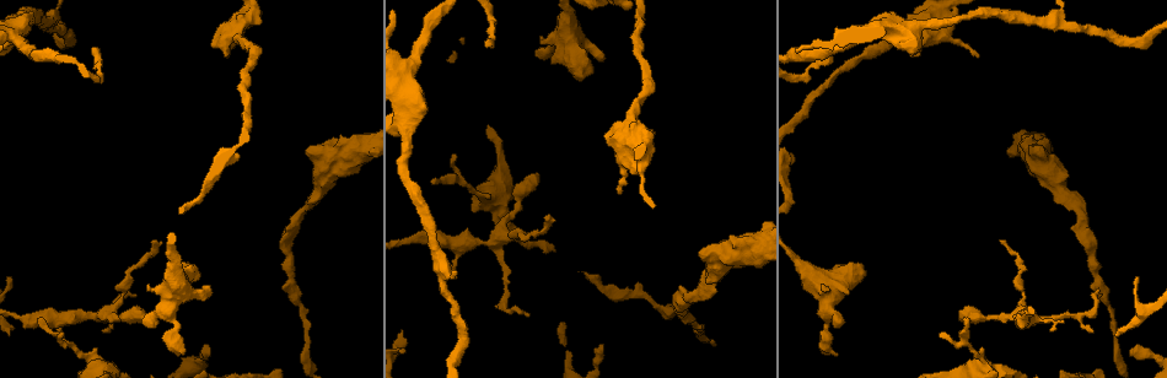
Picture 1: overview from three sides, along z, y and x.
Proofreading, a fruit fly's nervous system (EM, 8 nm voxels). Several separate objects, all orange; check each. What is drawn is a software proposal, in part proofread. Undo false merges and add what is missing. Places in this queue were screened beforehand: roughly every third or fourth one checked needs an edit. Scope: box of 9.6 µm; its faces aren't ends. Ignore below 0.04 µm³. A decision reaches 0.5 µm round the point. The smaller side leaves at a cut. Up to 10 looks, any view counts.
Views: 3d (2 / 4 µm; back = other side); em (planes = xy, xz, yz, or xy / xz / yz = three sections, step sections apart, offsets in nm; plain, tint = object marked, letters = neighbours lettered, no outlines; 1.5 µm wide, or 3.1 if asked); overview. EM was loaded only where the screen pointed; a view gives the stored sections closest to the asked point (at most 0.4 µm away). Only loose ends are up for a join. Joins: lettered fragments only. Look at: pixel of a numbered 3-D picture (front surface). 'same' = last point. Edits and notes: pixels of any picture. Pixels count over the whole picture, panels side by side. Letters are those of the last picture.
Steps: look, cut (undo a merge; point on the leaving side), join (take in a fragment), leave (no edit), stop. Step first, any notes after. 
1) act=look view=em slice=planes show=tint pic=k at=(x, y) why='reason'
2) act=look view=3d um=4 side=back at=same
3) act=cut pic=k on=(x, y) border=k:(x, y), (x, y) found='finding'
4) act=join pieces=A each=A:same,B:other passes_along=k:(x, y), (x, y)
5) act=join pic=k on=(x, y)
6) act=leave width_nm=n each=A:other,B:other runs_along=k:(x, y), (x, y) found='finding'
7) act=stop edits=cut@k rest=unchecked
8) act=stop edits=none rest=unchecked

act=look view=3d um=4 side=back pic=1 at=(317, 193) why='thick turns thin'

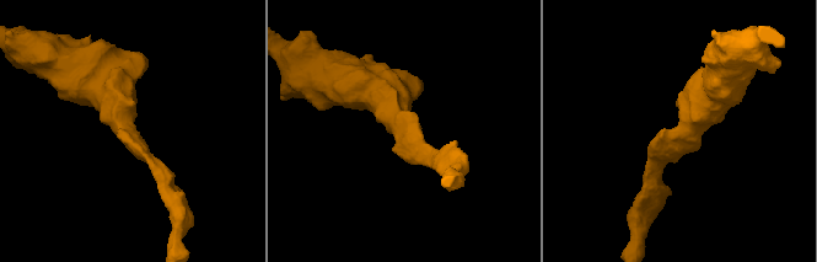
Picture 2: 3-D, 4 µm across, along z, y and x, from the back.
act=look view=em slice=planes show=letters pic=2 at=(684, 134) arm_widths_nm=200,550

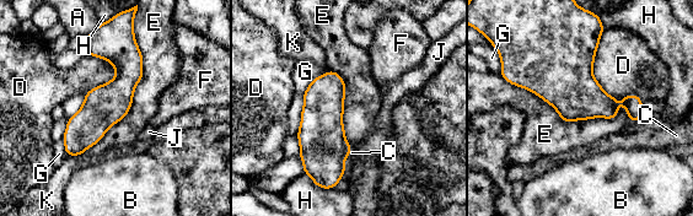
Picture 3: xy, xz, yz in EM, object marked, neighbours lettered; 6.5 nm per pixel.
act=leave width_nm=180 each=A:other,B:other,C:other,D:other,E:other,F:other,G:other,H:other,J:other,K:other runs_along=3:(98, 34), (122, 87), (69, 152) found='continuous, no second neuron'

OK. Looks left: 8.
act=look view=3d um=4 pic=1 at=(176, 352) why='branch stops here'

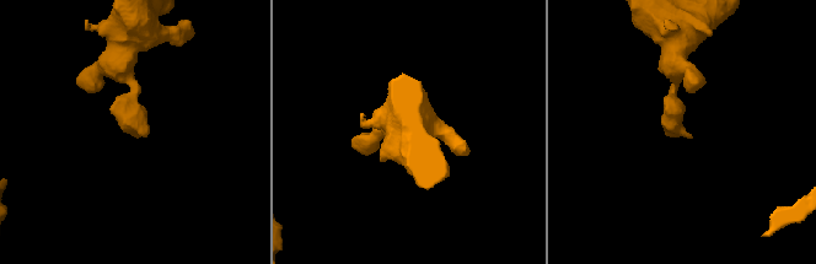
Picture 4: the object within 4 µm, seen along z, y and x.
act=look view=em um=3.1 slice=planes show=letters pic=4 at=(691, 138) why='shape alone is not enough'

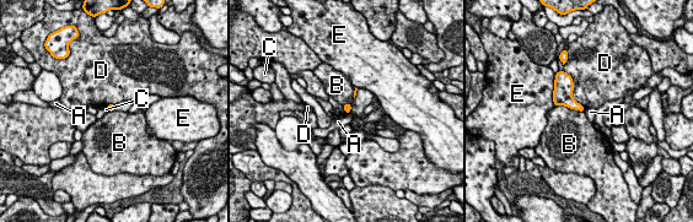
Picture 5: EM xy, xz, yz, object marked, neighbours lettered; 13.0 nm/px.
act=leave each=A:other,B:other,C:other,D:other,E:other border=5:(554, 104), (564, 104), (583, 112) found='none of them fits'

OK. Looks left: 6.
act=look view=em slice=xz step=8 show=tint pic=1 at=(540, 178) why='branch stops here'

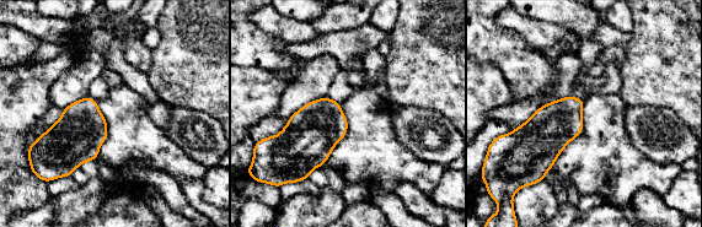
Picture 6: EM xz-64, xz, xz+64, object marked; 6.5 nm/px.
act=look view=em slice=planes show=tint at=same why='another direction'

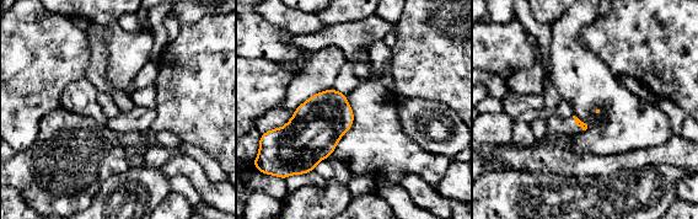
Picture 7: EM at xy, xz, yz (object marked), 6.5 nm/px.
act=look view=em slice=planes show=letters at=same why='what lies round it'

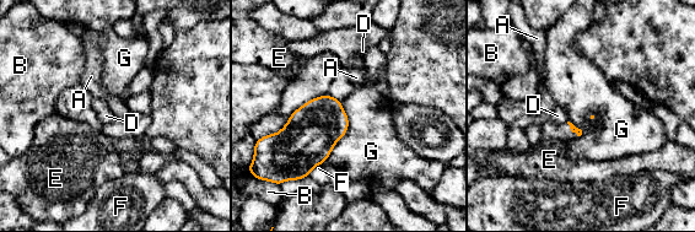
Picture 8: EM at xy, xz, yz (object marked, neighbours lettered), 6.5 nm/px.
act=leave each=A:other,B:other,D:other,E:other,F:other,G:other border=8:(341, 101), (348, 130), (326, 160) found='none of them fits'

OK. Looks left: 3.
act=look view=3d um=2 pic=1 at=(911, 56) why='free end'

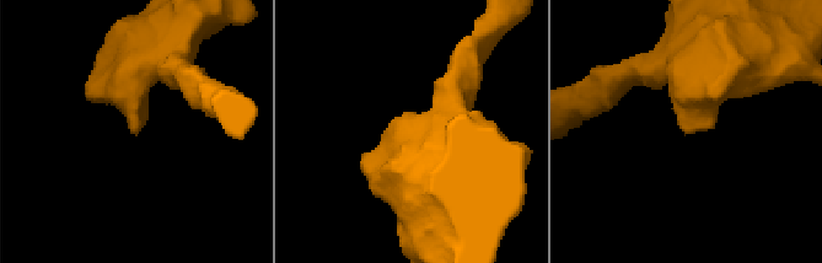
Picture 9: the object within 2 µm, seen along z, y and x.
act=look view=em slice=planes show=letters pic=9 at=(687, 133) why='need the tissue'

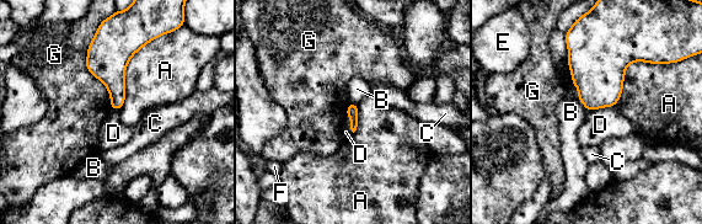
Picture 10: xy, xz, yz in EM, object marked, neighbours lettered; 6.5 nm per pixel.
act=leave longest_contact=A:550nm each=A:other,B:other,C:other,D:other,E:other,F:other,G:other border=10:(612, 106), (588, 111) found='no lettered fragment goes on from it'

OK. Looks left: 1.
act=stop edits=none rest=unchecked

